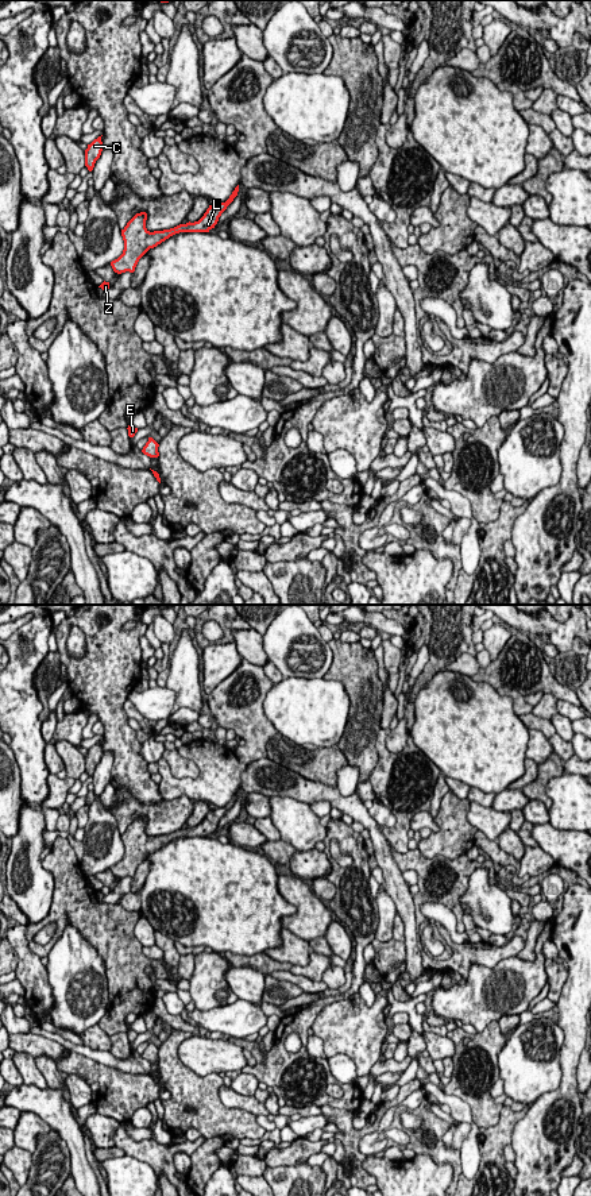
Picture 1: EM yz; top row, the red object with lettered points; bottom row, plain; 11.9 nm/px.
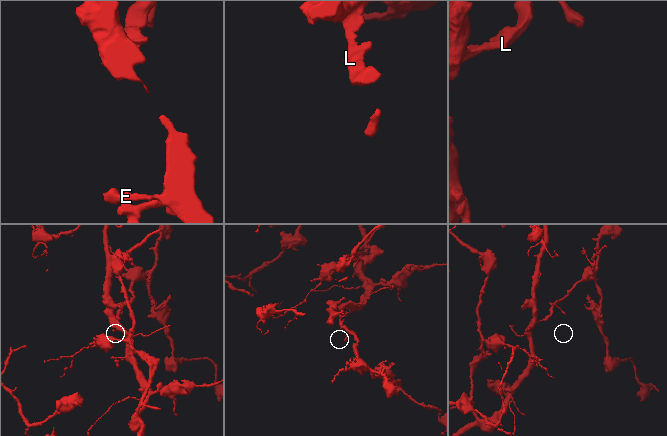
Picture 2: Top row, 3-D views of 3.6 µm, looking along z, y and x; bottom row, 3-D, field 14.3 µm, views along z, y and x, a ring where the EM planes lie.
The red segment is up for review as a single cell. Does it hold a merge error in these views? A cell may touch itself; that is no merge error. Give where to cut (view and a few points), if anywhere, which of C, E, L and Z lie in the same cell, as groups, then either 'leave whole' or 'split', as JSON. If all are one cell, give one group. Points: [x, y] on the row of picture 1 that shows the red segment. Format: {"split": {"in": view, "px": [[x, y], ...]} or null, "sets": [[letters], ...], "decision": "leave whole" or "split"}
{"split": null, "sets": [["C", "E", "L", "Z"]], "decision": "leave whole"}

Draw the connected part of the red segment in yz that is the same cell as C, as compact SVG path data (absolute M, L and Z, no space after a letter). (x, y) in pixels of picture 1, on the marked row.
M101 136L88 144L88 148L85 150L85 166L89 171L93 170L96 161L100 158L103 147Z

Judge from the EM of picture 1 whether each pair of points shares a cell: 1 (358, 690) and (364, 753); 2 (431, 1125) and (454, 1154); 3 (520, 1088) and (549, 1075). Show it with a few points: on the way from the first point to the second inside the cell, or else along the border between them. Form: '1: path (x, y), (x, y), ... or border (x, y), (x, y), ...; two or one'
1: path (363, 706), (363, 737); one
2: path (435, 1133), (439, 1145), (445, 1152); one
3: path (526, 1081), (530, 1077), (543, 1076); one

